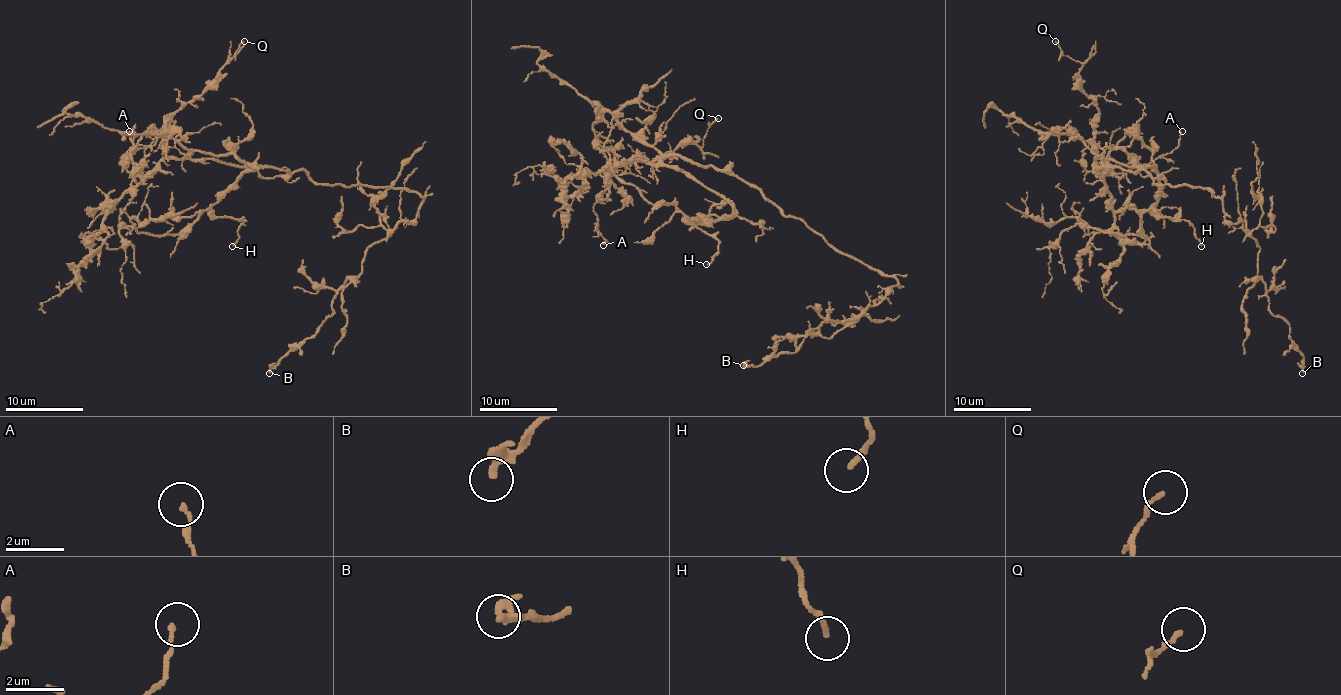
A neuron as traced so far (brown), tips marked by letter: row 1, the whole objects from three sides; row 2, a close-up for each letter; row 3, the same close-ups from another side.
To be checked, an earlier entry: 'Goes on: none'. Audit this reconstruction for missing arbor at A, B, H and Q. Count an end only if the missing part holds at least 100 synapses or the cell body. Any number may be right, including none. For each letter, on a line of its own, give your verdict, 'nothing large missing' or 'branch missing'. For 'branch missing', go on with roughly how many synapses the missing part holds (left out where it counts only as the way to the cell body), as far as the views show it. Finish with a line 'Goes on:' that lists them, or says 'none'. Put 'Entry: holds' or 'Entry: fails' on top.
Entry: holds
A: nothing large missing
B: nothing large missing
H: nothing large missing
Q: nothing large missing
Goes on: none

